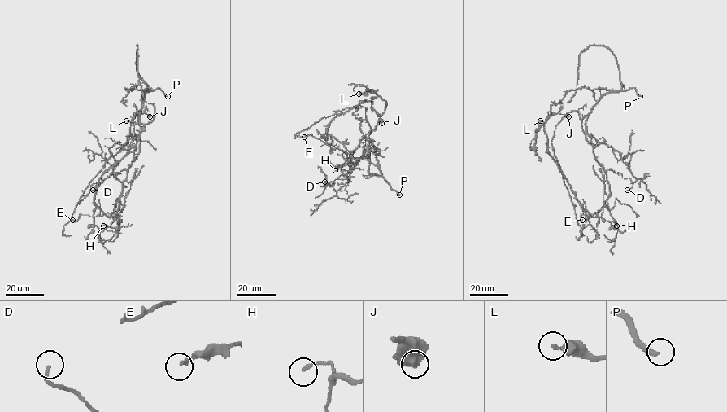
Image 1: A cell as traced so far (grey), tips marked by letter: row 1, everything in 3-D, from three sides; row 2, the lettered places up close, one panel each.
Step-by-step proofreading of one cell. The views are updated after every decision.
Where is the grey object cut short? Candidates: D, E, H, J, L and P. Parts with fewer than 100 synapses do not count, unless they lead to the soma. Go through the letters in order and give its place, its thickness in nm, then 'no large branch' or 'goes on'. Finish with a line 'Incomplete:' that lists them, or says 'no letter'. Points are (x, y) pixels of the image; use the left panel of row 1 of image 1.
D: (93, 190) | 190 nm | no large branch
E: (72, 220) | 180 nm | no large branch
H: (103, 225) | 180 nm | no large branch
J: (150, 116) | 650 nm | no large branch
L: (126, 120) | 240 nm | no large branch
P: (167, 96) | 280 nm | goes on
Incomplete: P

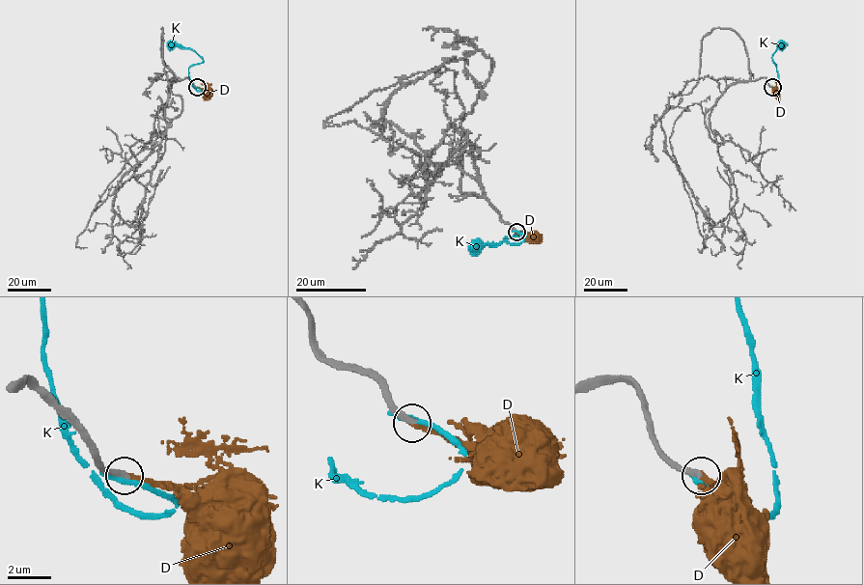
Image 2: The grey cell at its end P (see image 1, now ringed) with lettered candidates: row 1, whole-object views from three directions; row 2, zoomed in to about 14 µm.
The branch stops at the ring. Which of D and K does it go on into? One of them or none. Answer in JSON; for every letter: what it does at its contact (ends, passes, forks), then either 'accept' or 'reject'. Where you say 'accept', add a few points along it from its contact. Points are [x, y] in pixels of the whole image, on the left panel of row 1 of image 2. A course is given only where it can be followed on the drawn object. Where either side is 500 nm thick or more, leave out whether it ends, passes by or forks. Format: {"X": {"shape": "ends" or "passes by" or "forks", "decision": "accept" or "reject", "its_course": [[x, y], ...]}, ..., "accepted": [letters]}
{"D": {"shape": "ends", "decision": "accept", "its_course": [[197, 87], [209, 94]]}, "K": {"shape": "ends", "decision": "reject"}, "accepted": ["D"]}

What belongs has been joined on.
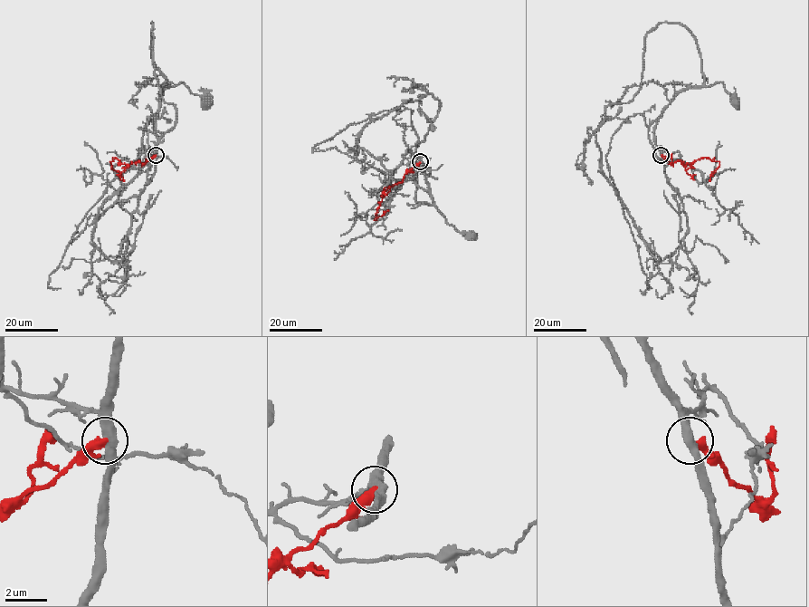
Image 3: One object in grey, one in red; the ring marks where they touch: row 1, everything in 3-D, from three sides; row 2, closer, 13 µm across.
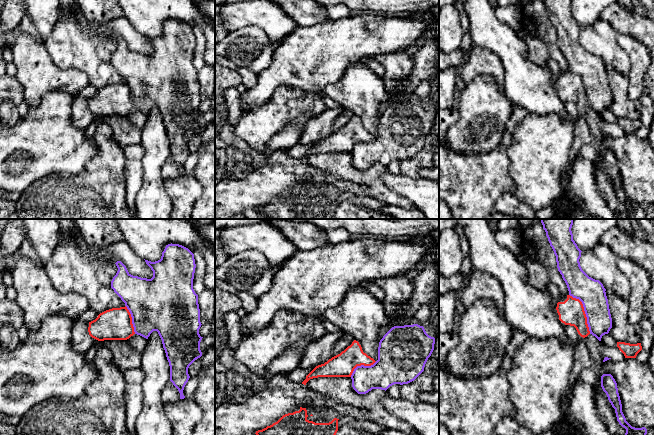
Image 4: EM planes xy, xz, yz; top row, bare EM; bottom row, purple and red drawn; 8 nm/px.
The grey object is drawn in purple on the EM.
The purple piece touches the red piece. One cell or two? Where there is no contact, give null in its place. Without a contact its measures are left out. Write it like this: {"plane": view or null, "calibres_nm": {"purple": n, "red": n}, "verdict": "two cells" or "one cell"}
{"plane": "yz", "calibres_nm": {"purple": 220, "red": 220}, "verdict": "two cells"}

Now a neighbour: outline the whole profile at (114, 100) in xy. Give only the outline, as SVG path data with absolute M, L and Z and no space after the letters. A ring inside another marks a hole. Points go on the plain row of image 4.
M127 83L112 84L89 98L89 111L98 116L127 116L135 110Z

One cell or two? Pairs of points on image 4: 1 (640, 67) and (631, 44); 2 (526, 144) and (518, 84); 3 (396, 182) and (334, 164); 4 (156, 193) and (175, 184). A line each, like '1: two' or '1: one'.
1: one
2: two
3: two
4: two

